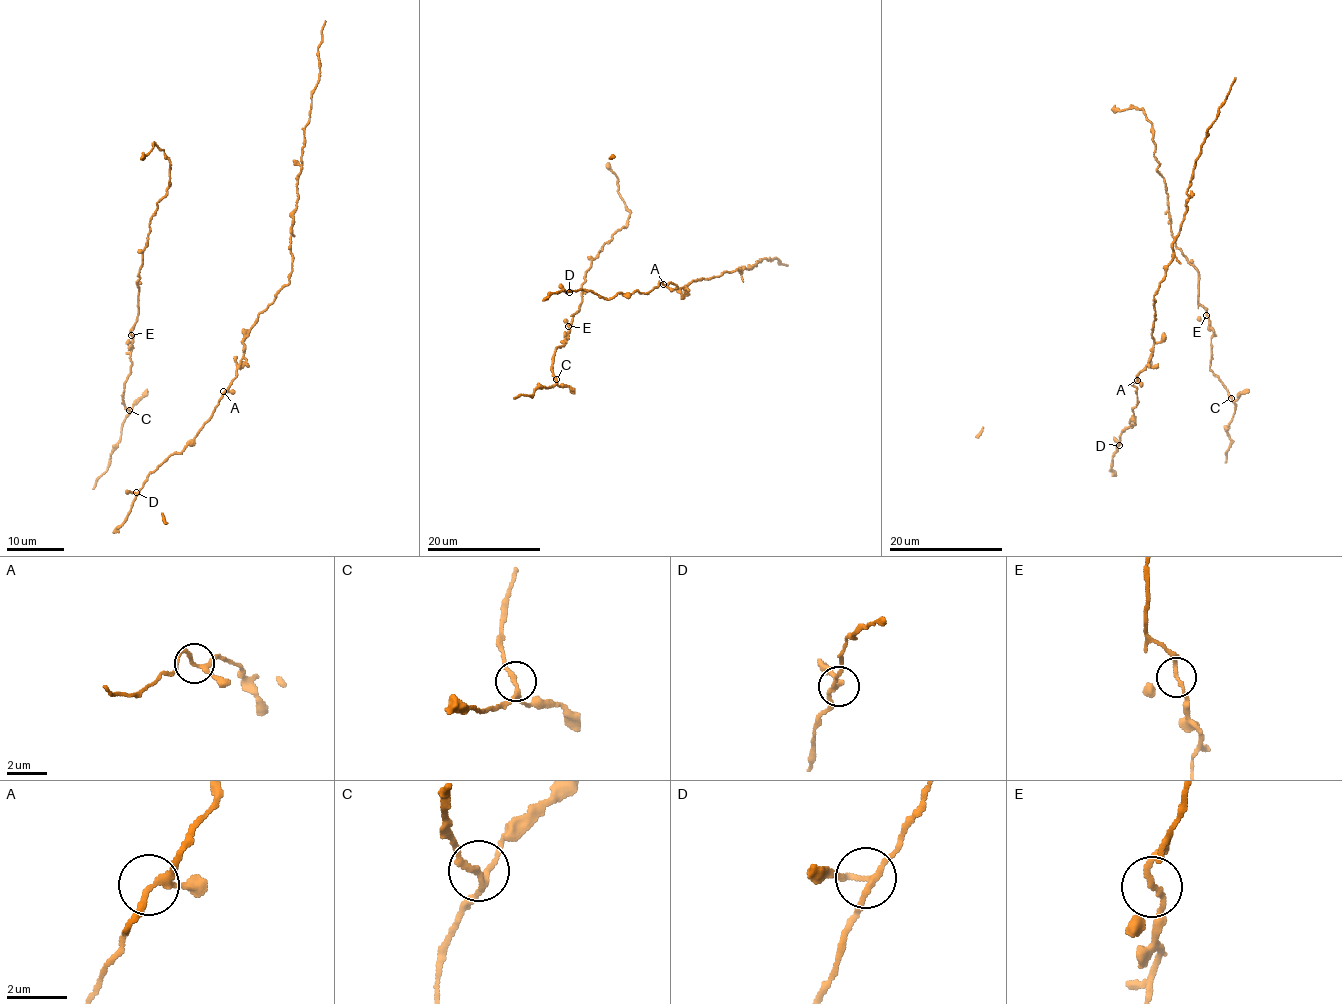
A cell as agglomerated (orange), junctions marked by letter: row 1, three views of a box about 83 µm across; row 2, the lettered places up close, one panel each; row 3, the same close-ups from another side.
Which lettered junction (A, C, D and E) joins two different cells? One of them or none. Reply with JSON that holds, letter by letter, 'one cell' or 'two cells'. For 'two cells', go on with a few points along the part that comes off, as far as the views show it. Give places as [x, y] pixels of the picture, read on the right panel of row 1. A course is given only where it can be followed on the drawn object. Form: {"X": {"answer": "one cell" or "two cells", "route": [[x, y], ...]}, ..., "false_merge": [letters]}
{"A": {"answer": "one cell"}, "C": {"answer": "one cell"}, "D": {"answer": "one cell"}, "E": {"answer": "one cell"}, "false_merge": []}

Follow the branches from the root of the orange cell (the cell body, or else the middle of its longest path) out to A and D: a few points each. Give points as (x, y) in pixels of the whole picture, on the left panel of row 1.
A: (192, 440), (211, 417), (223, 391)
D: (192, 440), (181, 452), (164, 459), (136, 492)

